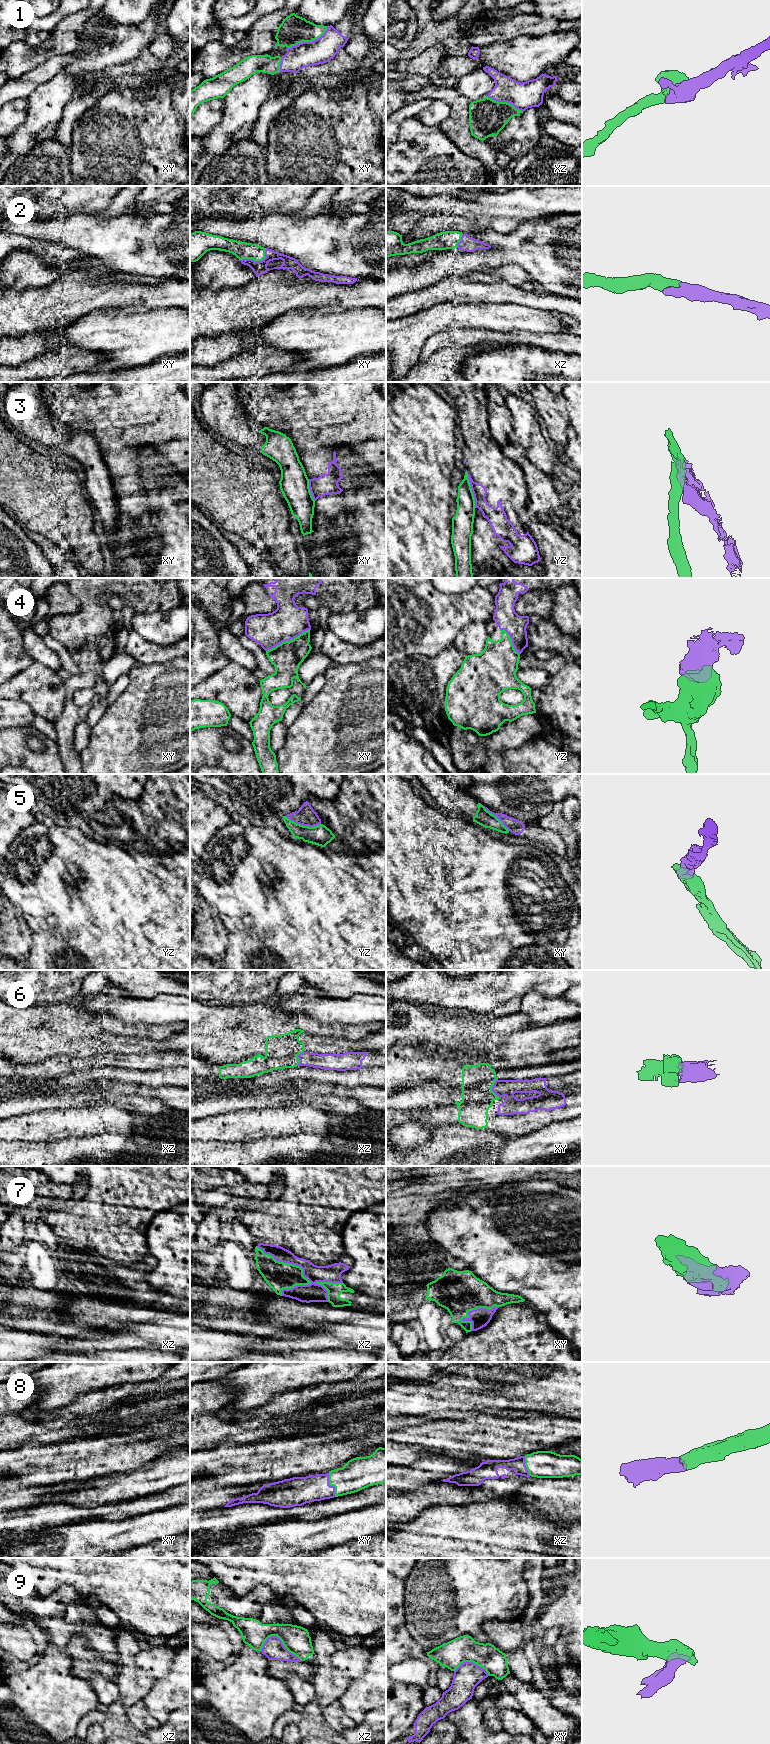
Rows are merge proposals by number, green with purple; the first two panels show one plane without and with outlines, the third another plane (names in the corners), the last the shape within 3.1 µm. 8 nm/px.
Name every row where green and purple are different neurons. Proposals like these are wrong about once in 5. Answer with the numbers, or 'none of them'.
3, 5, 9

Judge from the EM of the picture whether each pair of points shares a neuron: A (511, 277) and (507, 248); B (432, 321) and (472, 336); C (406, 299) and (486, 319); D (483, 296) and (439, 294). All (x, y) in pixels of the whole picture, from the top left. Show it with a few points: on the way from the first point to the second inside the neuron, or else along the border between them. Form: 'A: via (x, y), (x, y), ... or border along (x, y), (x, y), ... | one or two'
A: border along (486, 268), (516, 263), (529, 275) | two
B: border along (472, 328), (446, 328), (428, 338) | two
C: border along (455, 302), (438, 302), (410, 314) | two
D: via (472, 293), (450, 293) | one

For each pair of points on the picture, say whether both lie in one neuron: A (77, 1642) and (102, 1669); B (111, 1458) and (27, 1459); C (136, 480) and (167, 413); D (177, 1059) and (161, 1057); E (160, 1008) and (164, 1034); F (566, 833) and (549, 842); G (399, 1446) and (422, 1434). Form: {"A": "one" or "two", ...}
{"A": "one", "B": "one", "C": "one", "D": "one", "E": "two", "F": "two", "G": "one"}

